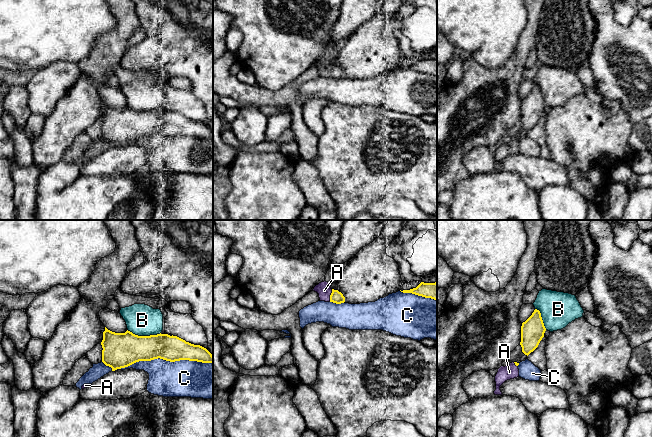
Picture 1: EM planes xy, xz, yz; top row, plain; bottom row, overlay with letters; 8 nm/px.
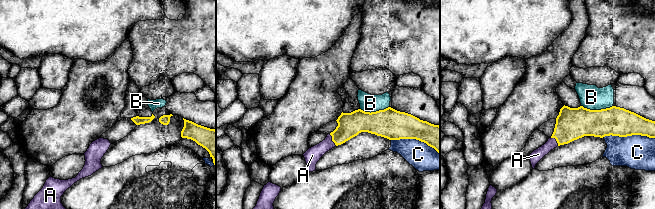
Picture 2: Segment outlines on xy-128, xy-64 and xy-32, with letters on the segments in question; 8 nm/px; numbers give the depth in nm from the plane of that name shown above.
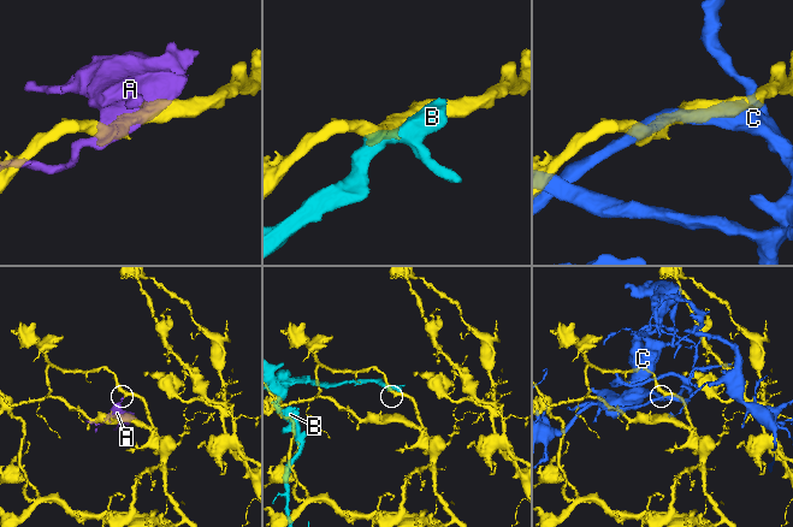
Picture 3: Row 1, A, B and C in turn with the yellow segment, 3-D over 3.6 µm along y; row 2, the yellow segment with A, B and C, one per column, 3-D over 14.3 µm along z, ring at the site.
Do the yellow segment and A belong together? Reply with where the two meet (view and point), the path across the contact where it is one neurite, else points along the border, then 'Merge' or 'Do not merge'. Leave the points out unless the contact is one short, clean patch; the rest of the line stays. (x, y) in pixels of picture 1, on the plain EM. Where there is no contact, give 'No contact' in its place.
Touches yellow at xz (330, 71). Path across: xz (337, 73), (330, 71), (324, 66). Merge

